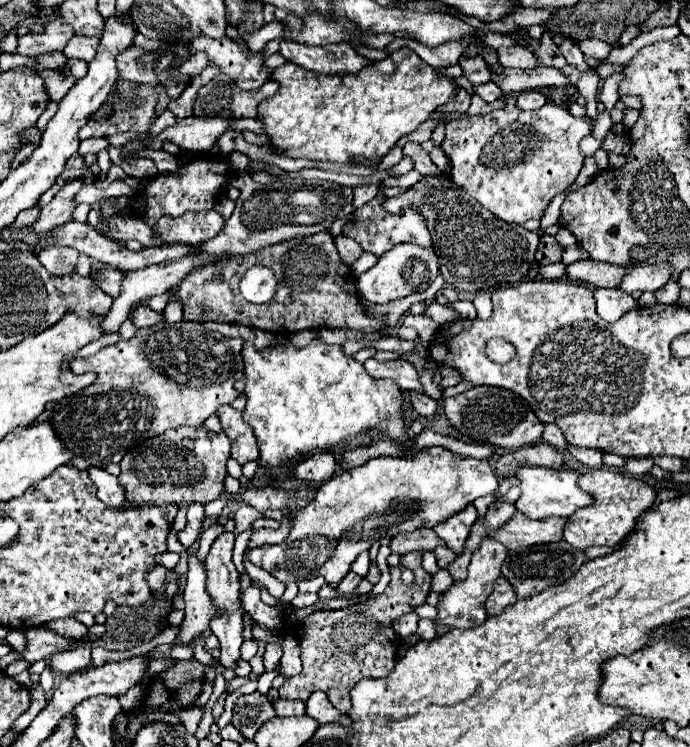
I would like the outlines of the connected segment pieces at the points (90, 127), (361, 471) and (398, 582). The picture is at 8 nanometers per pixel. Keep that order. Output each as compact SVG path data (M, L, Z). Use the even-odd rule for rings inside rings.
M110 114L110 124L100 124L96 120L88 122L86 126L82 126L80 130L80 140L86 140L86 138L98 138L98 136L106 136L108 130L112 126L112 114Z
M430 446L406 458L374 458L360 468L346 470L318 488L316 500L298 512L290 536L276 546L262 546L246 552L248 560L270 574L278 574L284 584L324 576L328 584L338 584L356 556L386 536L416 528L434 528L452 514L466 508L480 496L498 488L496 474L488 460L466 458L442 446Z
M422 552L404 554L400 558L400 564L390 568L390 576L390 584L382 594L336 612L314 612L296 624L296 634L302 650L302 672L288 678L280 686L280 698L308 700L314 690L322 690L326 692L334 708L348 712L350 690L362 678L380 678L394 670L400 640L392 630L392 622L426 602L432 576L422 568ZM406 568L414 572L414 582L408 586L400 578L402 570Z

